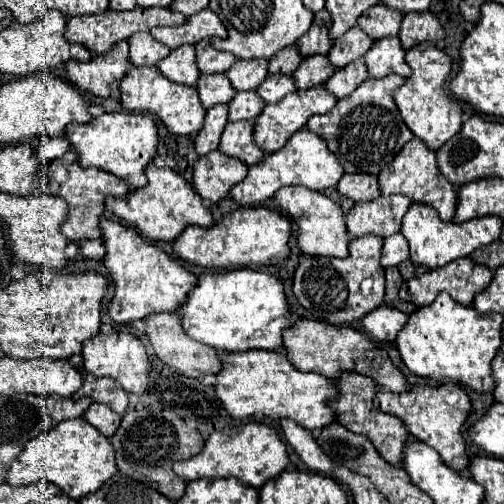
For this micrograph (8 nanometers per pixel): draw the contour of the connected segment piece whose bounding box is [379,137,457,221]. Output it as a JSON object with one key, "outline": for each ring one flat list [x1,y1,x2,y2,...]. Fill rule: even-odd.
{"outline":[[413,137,393,159,389,167,385,167,379,173,379,187,381,195,407,195,415,203,427,203,439,211,439,217,443,221,451,221,457,209,457,191,455,187,441,175,437,161,435,161,435,151,431,151,419,137]]}

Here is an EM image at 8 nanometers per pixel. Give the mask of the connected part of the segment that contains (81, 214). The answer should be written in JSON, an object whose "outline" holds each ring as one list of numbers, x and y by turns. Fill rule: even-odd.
{"outline":[[69,151,65,157,47,163,43,175,47,179,45,191,49,191,55,197,63,197,69,203,69,221,61,227,61,233,65,233,65,237,73,243,79,243,79,239,101,239,99,219,105,215,105,199,125,197,131,191,123,179,103,169,81,167,79,155,75,151]]}

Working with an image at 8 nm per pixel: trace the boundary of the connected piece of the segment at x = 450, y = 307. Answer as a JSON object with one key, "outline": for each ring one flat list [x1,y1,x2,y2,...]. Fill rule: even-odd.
{"outline":[[439,293,437,299,409,315,405,329,397,335,397,349,407,369,419,377,437,381,455,381,473,391,487,393,495,389,491,361,501,347,503,313,479,313,473,307,459,305,449,293]]}

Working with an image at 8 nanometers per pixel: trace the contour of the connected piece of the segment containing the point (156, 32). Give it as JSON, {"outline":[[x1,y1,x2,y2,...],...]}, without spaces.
{"outline":[[203,9,201,13,193,15,185,25,157,27,157,29,151,29,151,35,159,43,163,43,171,49,177,49,187,43,199,43,201,39,211,39,211,37,225,39,227,29,219,21,219,17,215,13,211,13,211,9]]}

